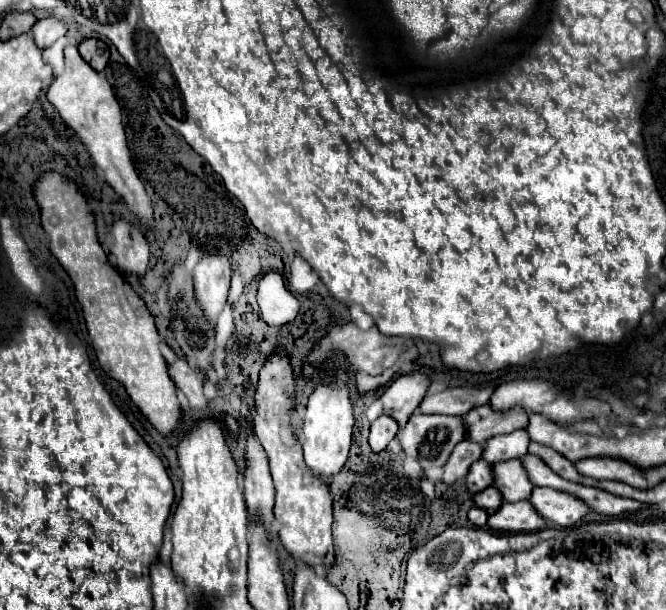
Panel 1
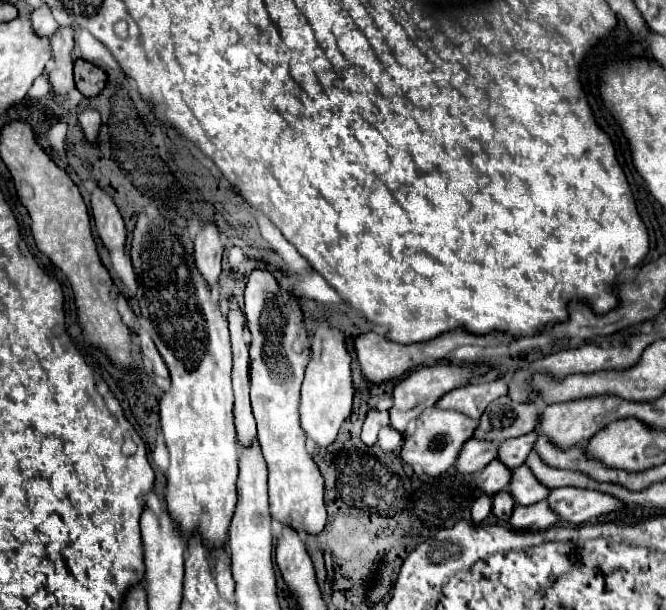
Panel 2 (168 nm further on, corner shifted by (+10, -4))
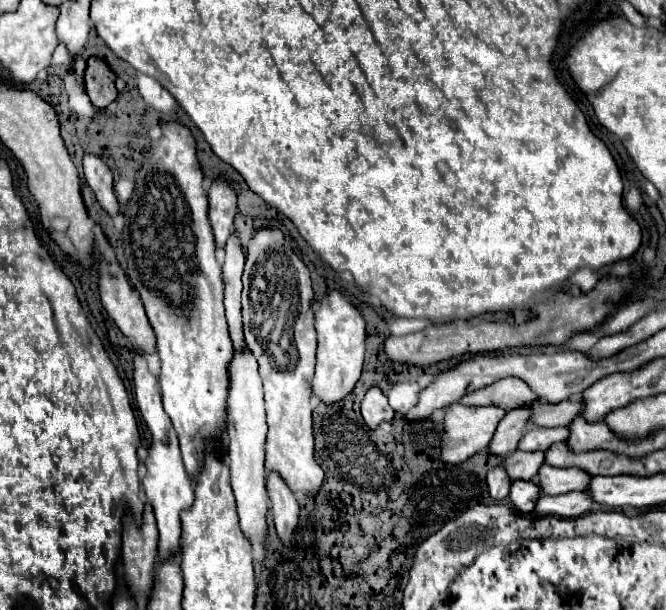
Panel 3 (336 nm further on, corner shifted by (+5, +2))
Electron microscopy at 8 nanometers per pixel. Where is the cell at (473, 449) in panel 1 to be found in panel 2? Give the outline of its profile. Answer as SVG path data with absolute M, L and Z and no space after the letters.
M472 438L470 442L464 444L464 448L456 460L456 470L462 474L474 474L474 472L482 470L494 458L498 458L498 444L496 442Z

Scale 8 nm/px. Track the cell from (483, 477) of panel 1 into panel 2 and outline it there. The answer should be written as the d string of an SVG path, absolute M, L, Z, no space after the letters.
M492 460L482 472L476 474L476 484L482 488L482 492L492 496L508 488L510 476L512 476L510 468L506 468L500 460Z

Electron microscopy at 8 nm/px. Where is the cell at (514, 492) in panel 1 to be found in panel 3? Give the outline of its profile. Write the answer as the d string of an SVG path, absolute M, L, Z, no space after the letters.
M543 464L537 474L537 486L543 494L565 494L571 490L585 488L585 480L591 476L585 476L585 472L577 472L577 468L549 468Z

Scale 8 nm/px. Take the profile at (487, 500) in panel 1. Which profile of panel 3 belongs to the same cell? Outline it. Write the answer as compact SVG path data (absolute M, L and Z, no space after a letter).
M517 480L517 482L511 484L509 500L513 502L513 506L515 506L521 514L529 514L529 512L533 512L537 498L539 498L539 488L535 486L535 482Z

